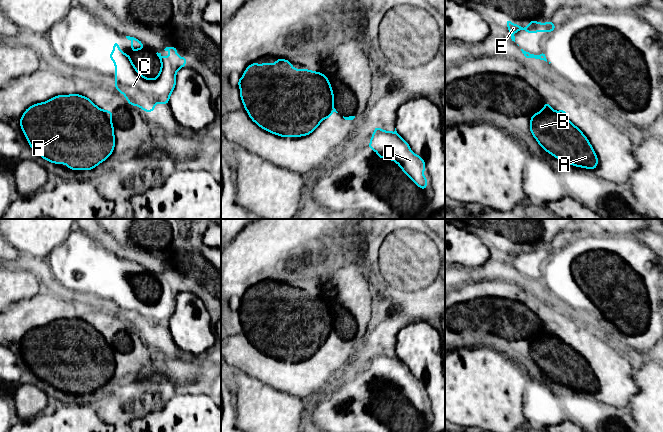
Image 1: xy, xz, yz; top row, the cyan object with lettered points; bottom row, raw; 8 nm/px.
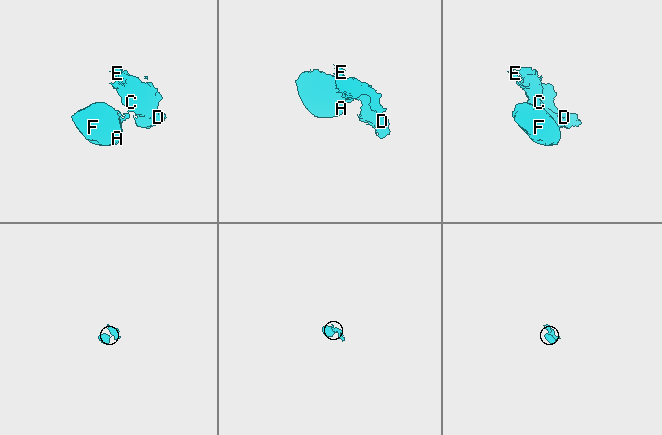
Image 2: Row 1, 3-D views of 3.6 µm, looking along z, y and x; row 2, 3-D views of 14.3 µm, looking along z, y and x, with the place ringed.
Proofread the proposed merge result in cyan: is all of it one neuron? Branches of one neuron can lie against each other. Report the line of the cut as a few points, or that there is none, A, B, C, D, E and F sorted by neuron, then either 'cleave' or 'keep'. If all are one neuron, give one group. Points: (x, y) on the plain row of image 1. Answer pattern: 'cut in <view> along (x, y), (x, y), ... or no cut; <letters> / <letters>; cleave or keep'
cut in xz along (332, 329), (324, 342); A B F / C D E; cleave

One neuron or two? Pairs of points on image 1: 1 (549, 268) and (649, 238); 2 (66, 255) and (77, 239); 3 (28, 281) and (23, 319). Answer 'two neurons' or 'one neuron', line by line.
1: two neurons
2: one neuron
3: two neurons

